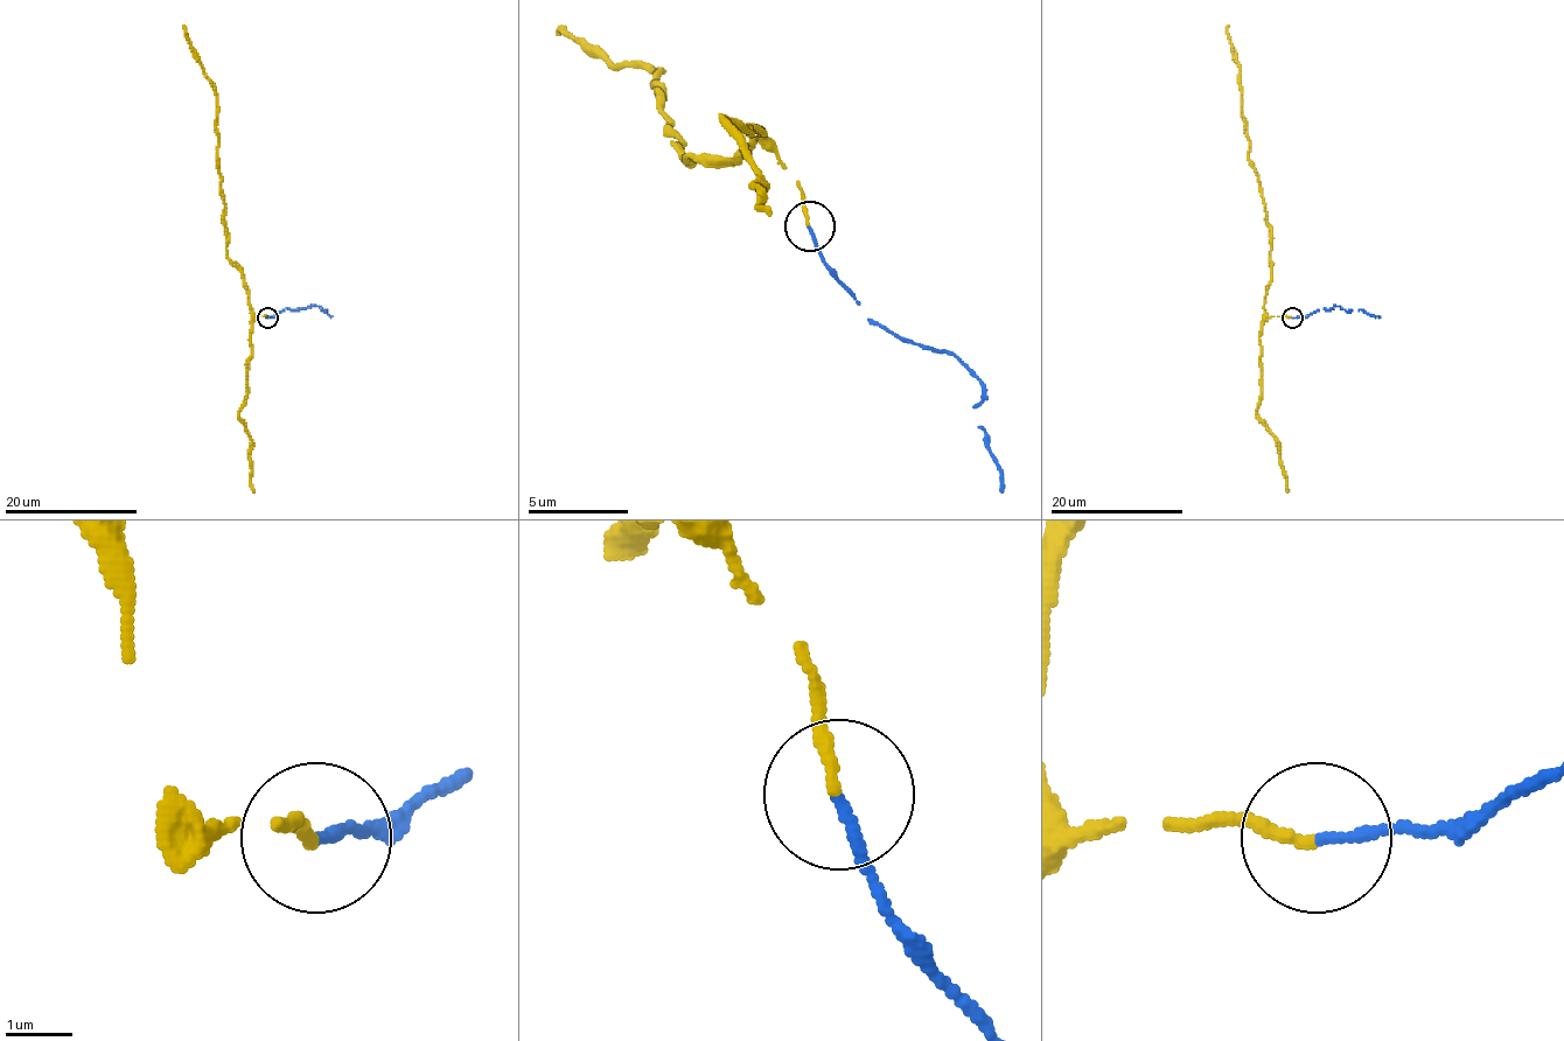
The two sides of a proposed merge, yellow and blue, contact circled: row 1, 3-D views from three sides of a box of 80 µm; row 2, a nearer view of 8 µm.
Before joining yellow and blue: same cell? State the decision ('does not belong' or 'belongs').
belongs

